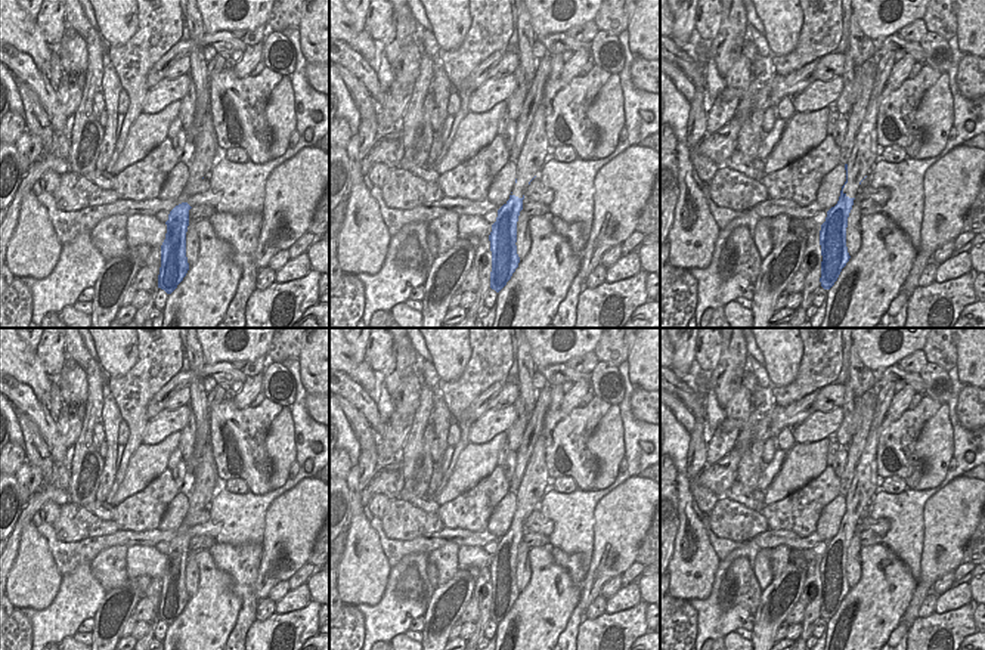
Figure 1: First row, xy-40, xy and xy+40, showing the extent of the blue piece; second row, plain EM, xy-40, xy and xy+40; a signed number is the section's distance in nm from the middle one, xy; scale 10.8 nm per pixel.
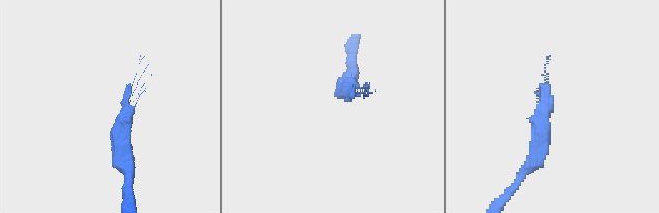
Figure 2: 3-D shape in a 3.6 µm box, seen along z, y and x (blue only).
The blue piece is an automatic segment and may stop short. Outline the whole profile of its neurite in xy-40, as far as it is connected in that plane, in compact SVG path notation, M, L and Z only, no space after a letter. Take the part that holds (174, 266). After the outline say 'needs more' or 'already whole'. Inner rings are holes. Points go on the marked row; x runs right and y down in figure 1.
M188 202L176 205L165 222L167 233L161 245L158 288L164 290L167 294L171 294L177 288L189 270L186 232L191 208L192 207Z | already whole

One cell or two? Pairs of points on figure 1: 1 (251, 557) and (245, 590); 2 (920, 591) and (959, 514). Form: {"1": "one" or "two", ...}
{"1": "one", "2": "one"}

